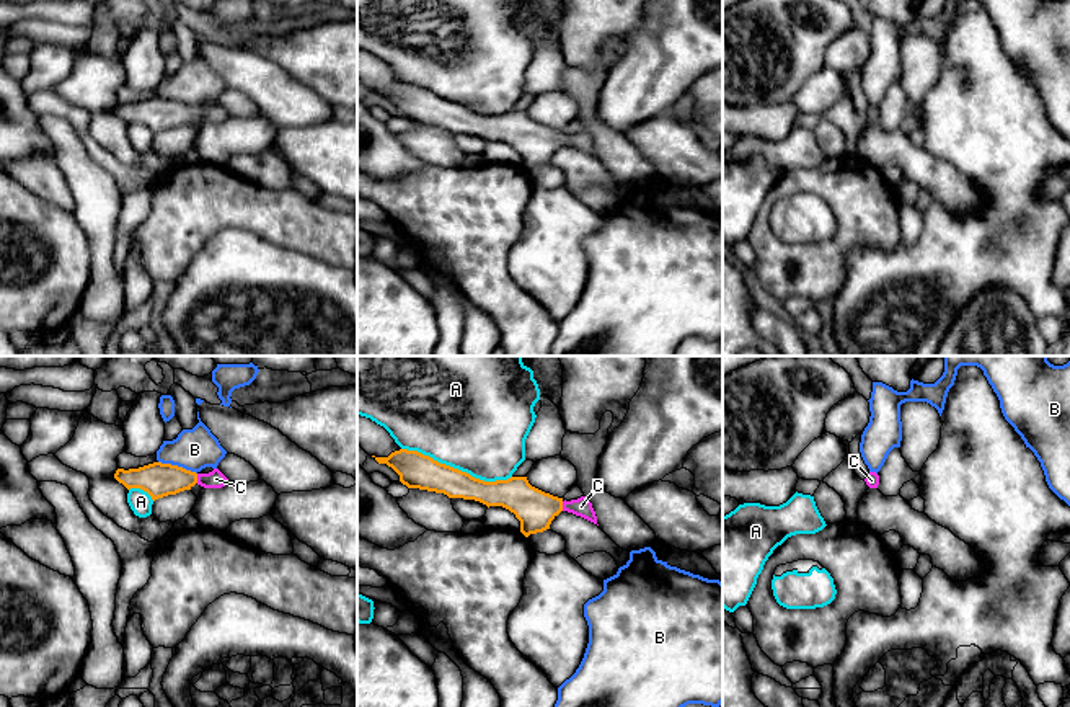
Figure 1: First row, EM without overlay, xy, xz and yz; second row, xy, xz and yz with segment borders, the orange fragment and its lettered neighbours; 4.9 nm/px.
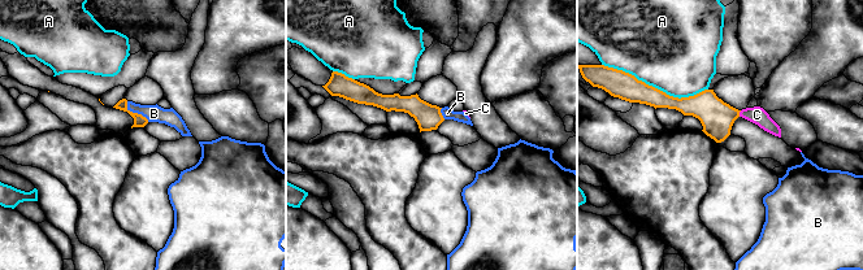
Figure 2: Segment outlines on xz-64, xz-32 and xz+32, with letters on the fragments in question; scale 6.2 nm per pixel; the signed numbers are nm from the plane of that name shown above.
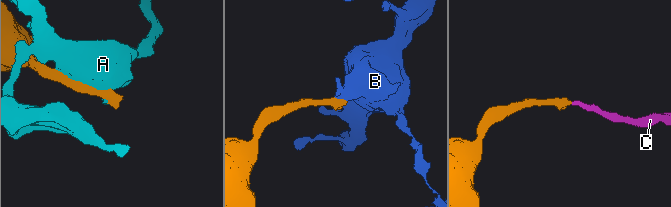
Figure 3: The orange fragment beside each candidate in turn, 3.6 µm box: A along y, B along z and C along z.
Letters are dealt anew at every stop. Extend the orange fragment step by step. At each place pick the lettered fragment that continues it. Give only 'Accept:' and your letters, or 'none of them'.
Accept: C

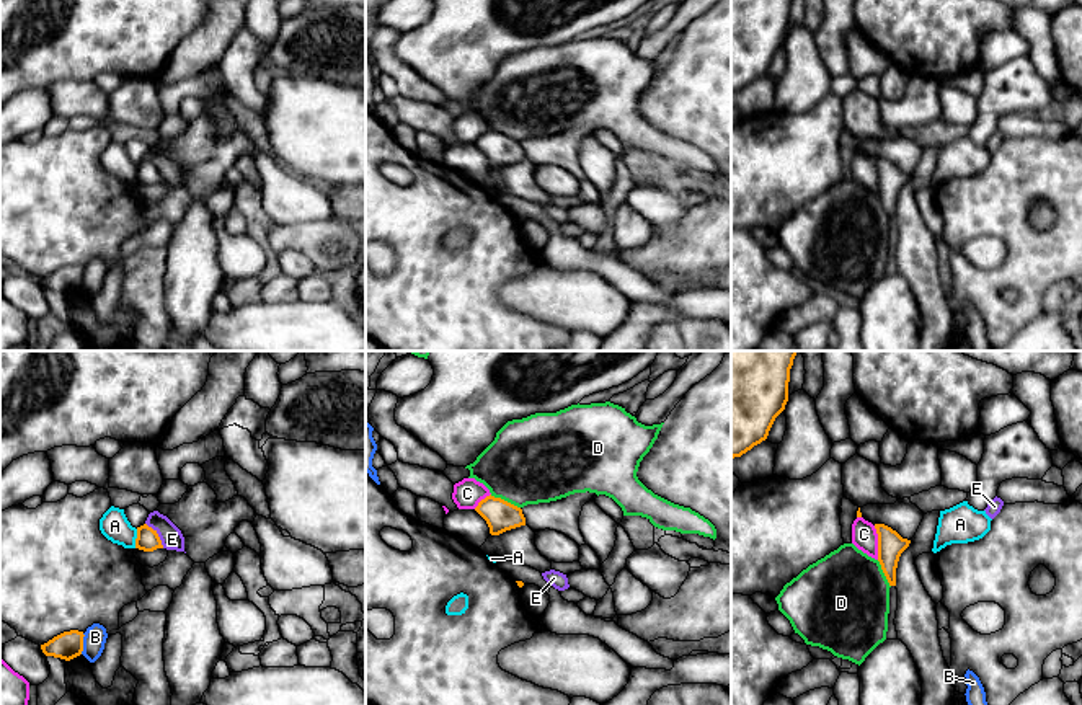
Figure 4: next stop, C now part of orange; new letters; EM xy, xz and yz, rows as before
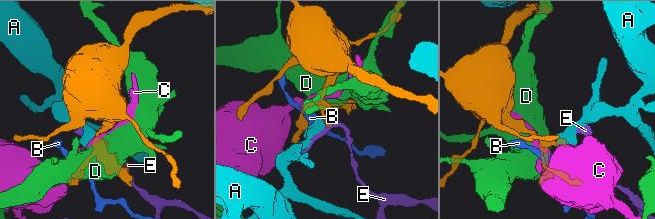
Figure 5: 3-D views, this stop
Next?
Accept: none of them

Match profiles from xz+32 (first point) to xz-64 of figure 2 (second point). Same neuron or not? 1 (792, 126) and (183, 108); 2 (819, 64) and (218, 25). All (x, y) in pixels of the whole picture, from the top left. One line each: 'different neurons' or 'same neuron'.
1: same neuron
2: same neuron

